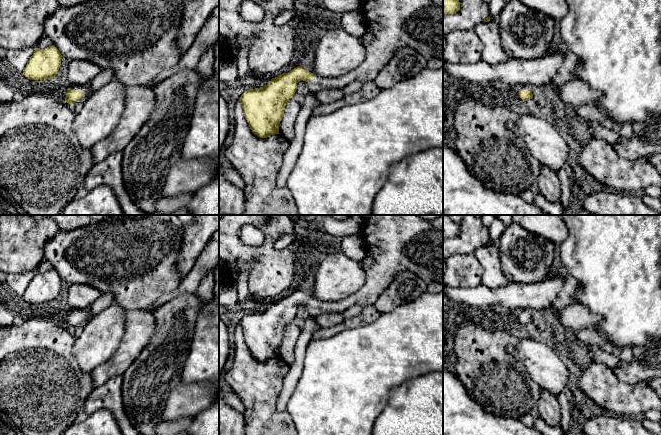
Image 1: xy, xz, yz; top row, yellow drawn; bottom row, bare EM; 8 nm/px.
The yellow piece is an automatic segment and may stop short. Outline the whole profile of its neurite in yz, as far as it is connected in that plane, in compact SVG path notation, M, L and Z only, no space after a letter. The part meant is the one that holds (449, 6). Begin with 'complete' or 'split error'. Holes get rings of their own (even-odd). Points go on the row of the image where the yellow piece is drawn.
complete; M443 0L443 14L453 14L460 9L459 0Z

